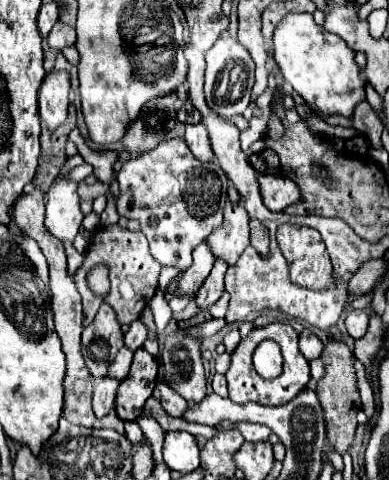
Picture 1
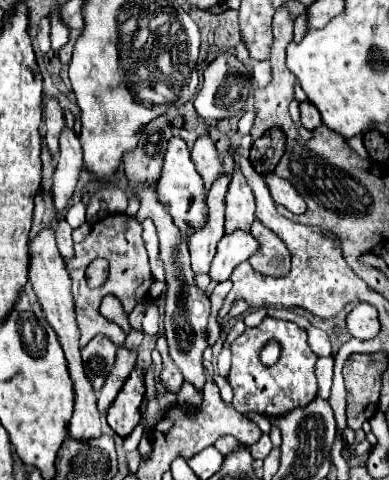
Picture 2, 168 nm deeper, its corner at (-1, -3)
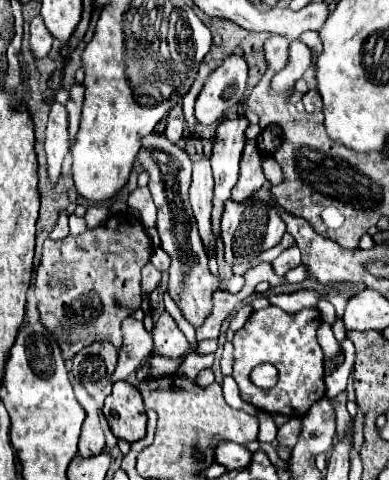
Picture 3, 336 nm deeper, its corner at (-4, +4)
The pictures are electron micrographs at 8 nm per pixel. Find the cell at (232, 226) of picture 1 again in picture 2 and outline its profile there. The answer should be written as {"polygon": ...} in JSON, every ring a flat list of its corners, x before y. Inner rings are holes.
{"polygon":[[239,168,233,170,225,204,225,232,233,232,237,228,249,232,255,220,255,198]]}

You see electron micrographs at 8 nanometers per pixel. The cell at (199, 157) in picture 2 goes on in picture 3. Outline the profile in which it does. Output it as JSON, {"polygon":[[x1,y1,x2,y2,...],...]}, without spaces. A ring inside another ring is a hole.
{"polygon":[[202,157,194,161,194,171,192,171,192,185,190,185,190,203,194,217,198,221,200,237,206,247,212,245,212,231,210,231,210,211,212,211,212,169,208,157]]}

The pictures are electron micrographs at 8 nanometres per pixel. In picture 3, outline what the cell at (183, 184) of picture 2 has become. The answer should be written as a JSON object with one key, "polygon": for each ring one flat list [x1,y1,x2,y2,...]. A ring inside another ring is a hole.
{"polygon":[[174,105,172,111,168,113,168,125,166,125,166,137,174,145,184,145,184,115,182,115,182,105]]}

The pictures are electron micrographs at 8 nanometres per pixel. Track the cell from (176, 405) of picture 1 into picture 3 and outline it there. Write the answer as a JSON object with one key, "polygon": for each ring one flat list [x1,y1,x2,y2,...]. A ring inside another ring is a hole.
{"polygon":[[168,313,160,315,158,323,154,325,152,337,154,337,154,351,168,359,180,359,190,347,184,333,178,329,176,321]]}

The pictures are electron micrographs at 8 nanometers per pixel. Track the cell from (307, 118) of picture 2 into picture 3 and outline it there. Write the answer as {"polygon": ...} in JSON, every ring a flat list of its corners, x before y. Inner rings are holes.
{"polygon":[[308,91,304,97,302,97,302,103,304,103,304,107,306,107,306,111,308,113,316,113,316,111,320,111,322,109,322,101,320,101,320,95,318,95,318,91]]}

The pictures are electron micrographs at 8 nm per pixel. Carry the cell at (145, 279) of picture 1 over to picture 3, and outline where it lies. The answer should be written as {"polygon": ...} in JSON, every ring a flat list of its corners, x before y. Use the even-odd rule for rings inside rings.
{"polygon":[[130,213,112,215,112,217,110,217,106,223,102,223,100,227,88,229,88,231,84,231,82,235,76,235,76,237,74,237,74,235,68,235,68,237,60,239,60,241,52,241,52,239,46,239,46,241,44,241,44,247,42,247,42,261,40,261,40,267,38,267,38,271,36,271,34,293,36,293,36,299,38,299,40,319,42,319,44,327,52,331,54,339,58,341,58,345,60,345,60,349,62,349,62,353,64,353,64,359,72,359,80,349,88,347,88,345,94,343,94,341,104,341,104,339,106,339,106,341,110,341,116,349,122,347,122,329,120,329,120,325,122,325,122,321,124,321,132,311,136,311,136,309,140,307,140,303,142,303,142,297,140,297,140,271,142,271,142,267,150,261,150,257,152,257,152,243,150,243,150,239,148,239,146,231,144,231,144,225,142,225,134,215,130,215],[92,231,94,231,94,233,92,233],[96,231,98,231,98,233,96,233],[114,297,120,301,118,307,114,307],[68,343,70,343,70,345,68,345]]}

